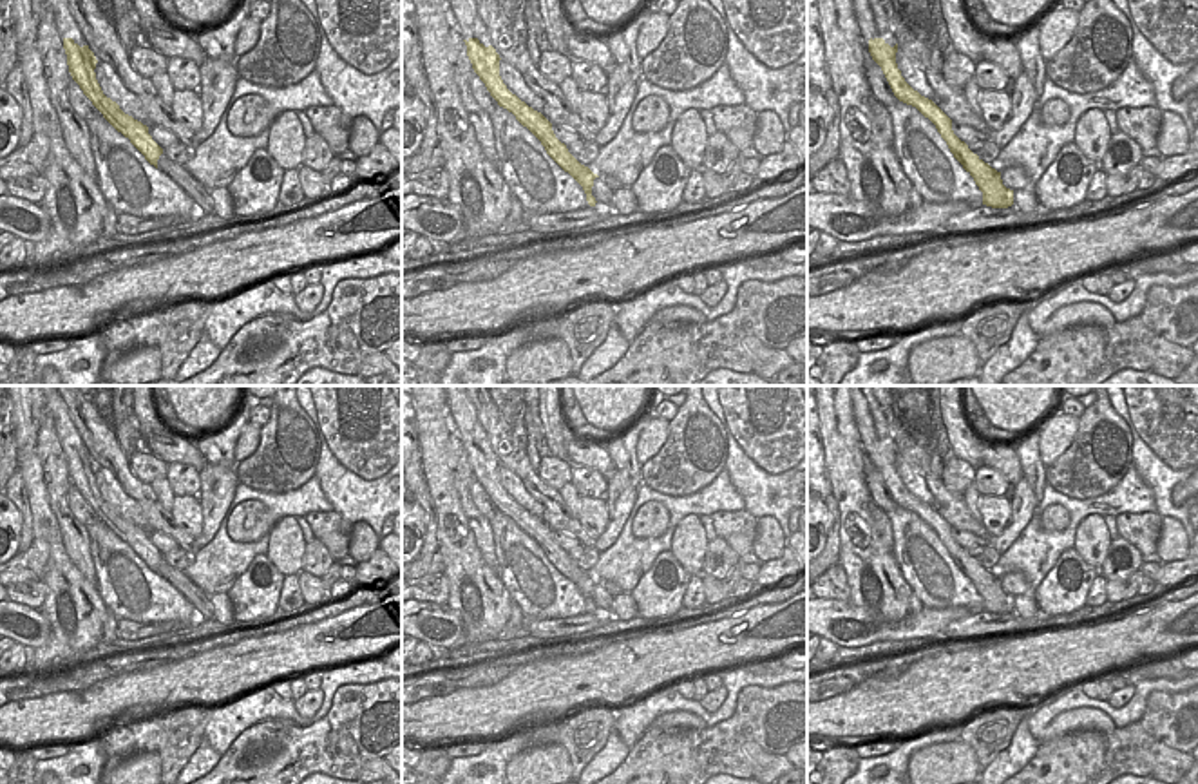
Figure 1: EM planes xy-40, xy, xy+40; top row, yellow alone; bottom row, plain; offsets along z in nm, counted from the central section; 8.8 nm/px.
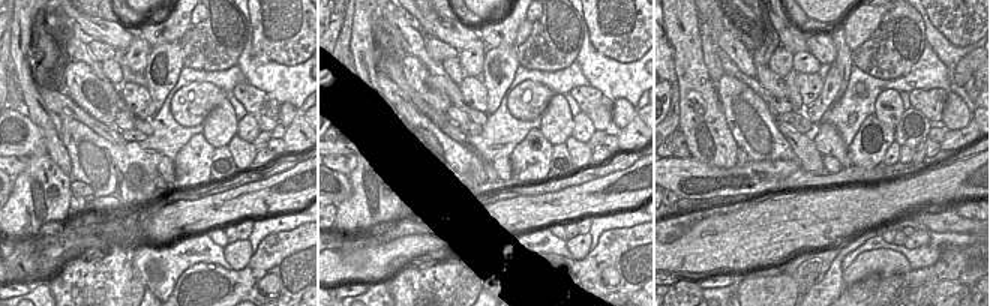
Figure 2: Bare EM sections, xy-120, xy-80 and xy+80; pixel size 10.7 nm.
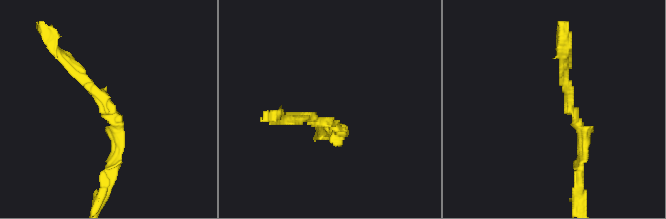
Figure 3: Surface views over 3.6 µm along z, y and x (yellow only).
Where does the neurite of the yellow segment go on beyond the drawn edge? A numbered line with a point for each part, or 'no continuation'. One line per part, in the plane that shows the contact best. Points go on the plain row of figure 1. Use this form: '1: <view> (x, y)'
1: xy+40 (871, 422)

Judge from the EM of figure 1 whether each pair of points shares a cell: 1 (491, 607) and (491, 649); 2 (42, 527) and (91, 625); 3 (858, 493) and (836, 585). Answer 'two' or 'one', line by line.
1: two
2: one
3: two

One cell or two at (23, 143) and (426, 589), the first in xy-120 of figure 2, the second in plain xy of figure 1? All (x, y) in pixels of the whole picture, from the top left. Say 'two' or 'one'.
two

